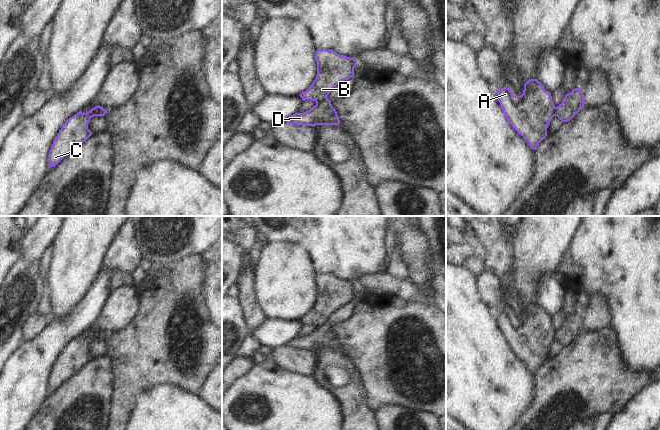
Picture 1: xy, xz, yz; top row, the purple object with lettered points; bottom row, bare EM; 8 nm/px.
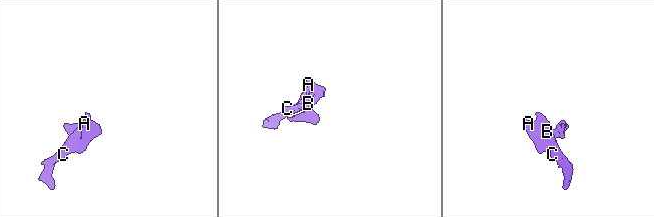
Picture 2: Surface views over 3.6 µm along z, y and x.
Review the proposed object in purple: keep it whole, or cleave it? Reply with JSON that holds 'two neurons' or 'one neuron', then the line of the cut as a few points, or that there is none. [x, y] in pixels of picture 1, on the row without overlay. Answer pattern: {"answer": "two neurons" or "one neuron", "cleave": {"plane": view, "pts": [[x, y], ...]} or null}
{"answer": "two neurons", "cleave": {"plane": "xz", "pts": [[326, 321], [316, 327]]}}

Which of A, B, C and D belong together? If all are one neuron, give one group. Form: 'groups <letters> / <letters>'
groups A B C / D

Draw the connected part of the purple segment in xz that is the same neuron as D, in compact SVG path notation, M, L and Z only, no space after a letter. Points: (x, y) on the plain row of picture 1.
M328 322L316 327L310 334L303 337L295 337L287 342L287 347L316 350L316 349L339 349L340 344L336 334Z

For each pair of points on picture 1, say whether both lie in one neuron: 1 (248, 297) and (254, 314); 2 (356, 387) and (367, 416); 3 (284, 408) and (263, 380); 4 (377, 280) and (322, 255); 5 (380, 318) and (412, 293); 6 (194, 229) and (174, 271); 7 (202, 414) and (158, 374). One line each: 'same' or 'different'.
1: same
2: same
3: same
4: different
5: different
6: different
7: different

